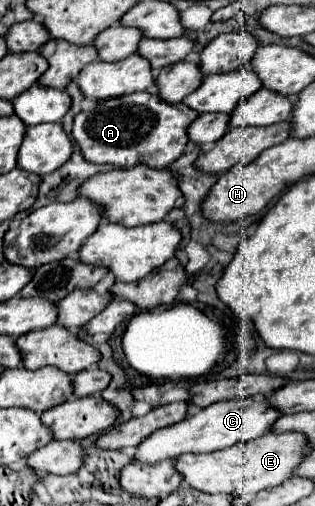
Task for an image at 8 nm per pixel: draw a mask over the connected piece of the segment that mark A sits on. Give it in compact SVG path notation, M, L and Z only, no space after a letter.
M131 93L101 101L95 111L81 111L73 121L73 137L91 163L107 163L129 169L137 163L169 167L185 153L187 127L199 117L185 103L167 103L157 93Z

